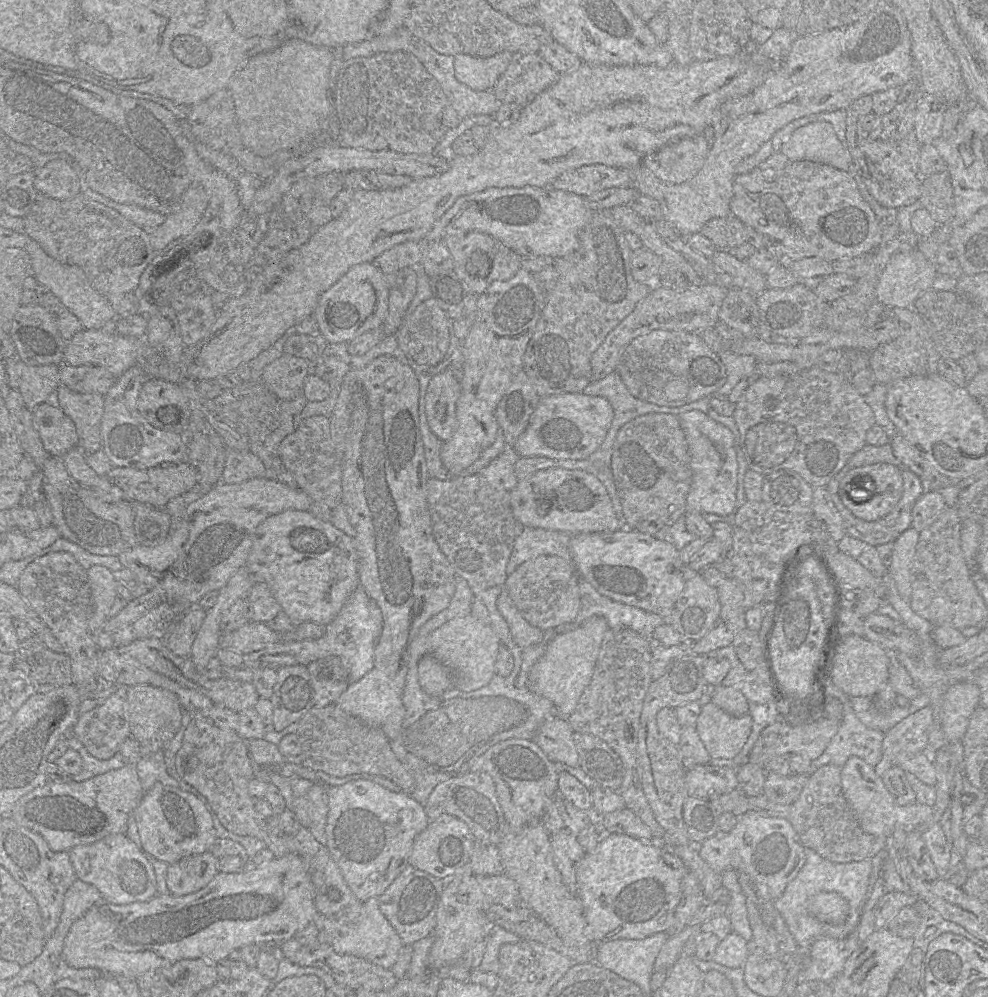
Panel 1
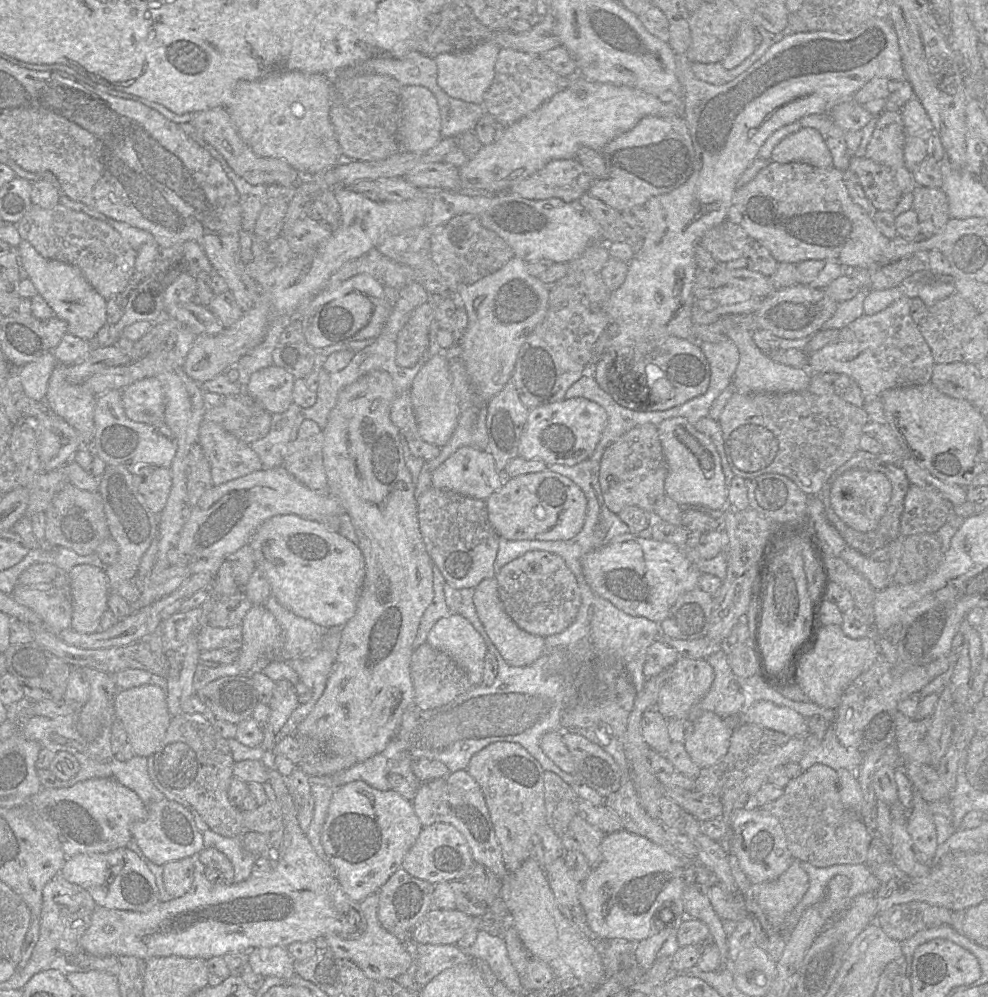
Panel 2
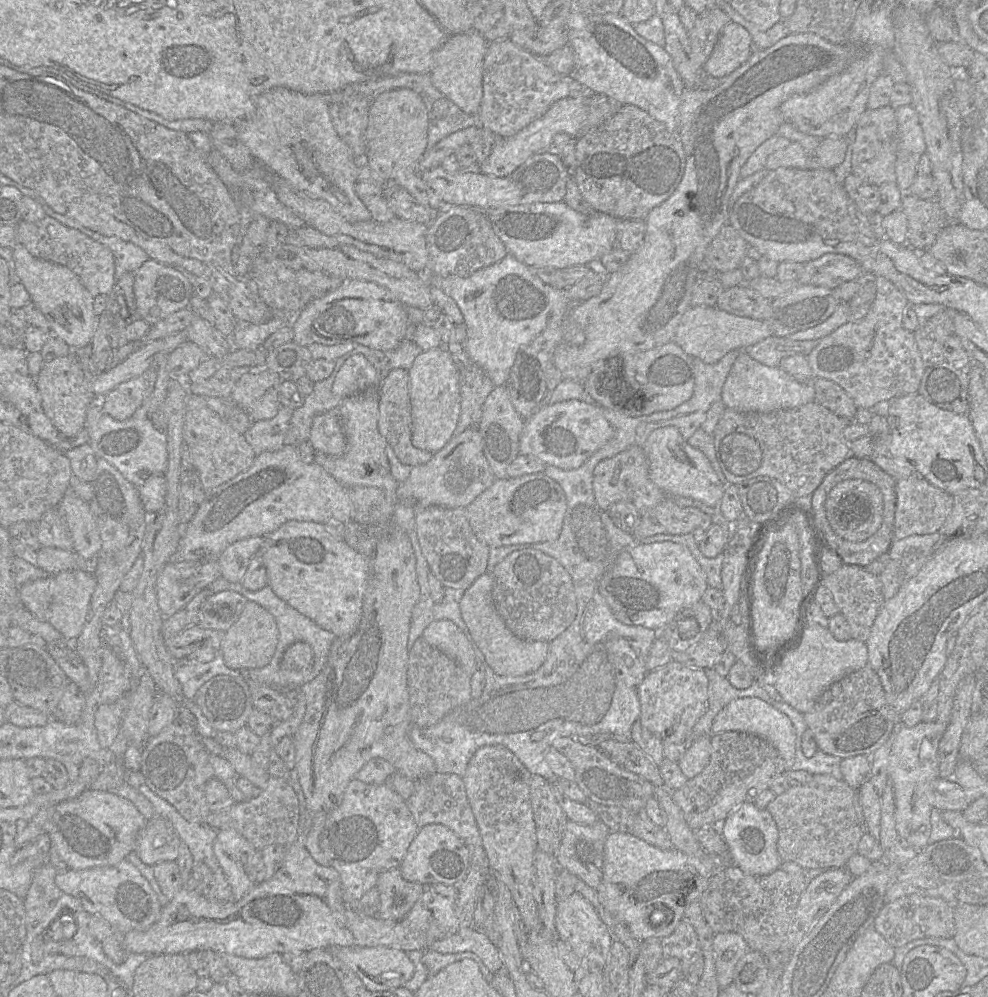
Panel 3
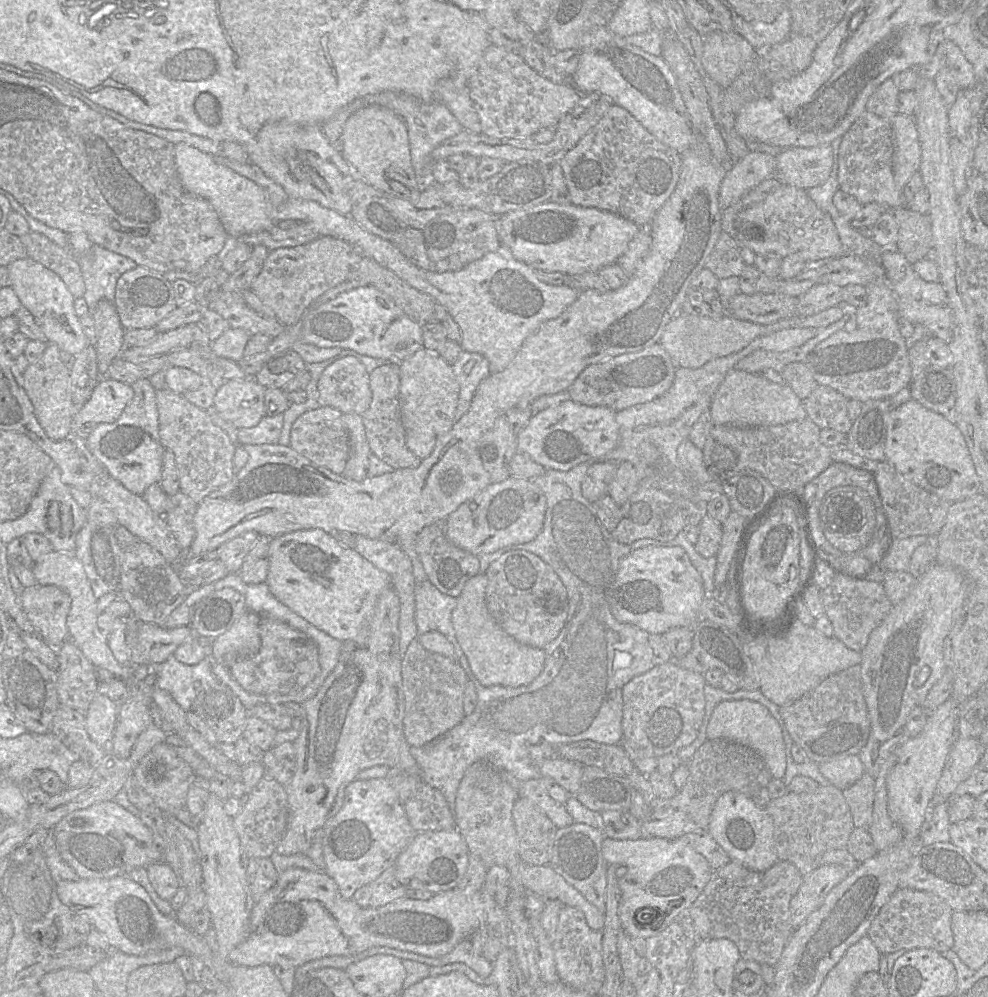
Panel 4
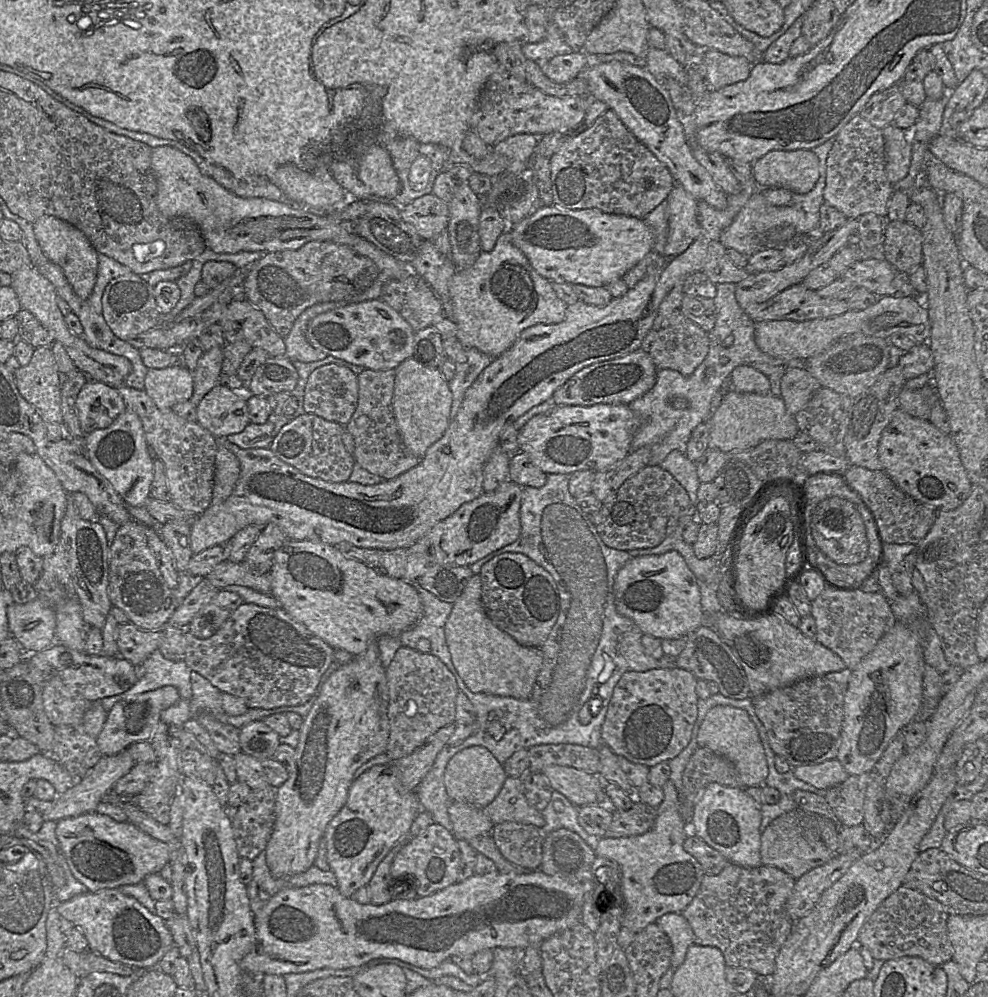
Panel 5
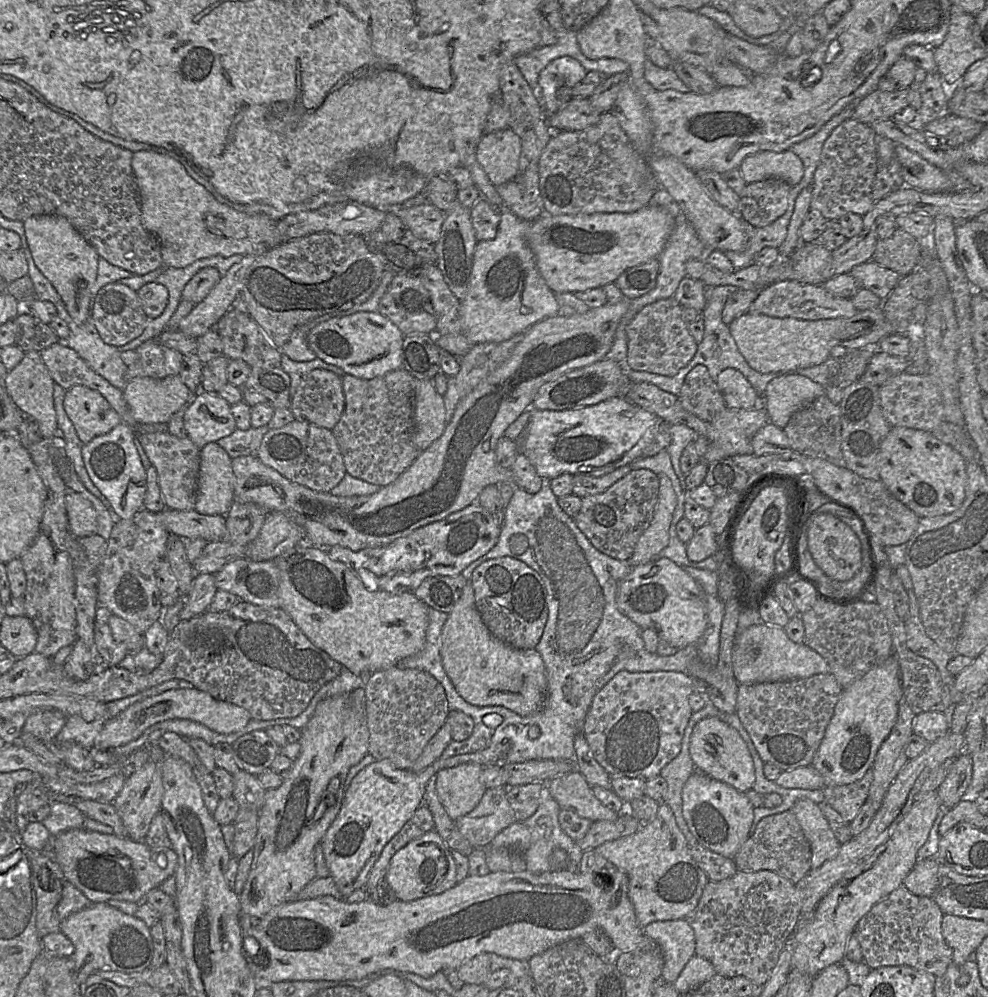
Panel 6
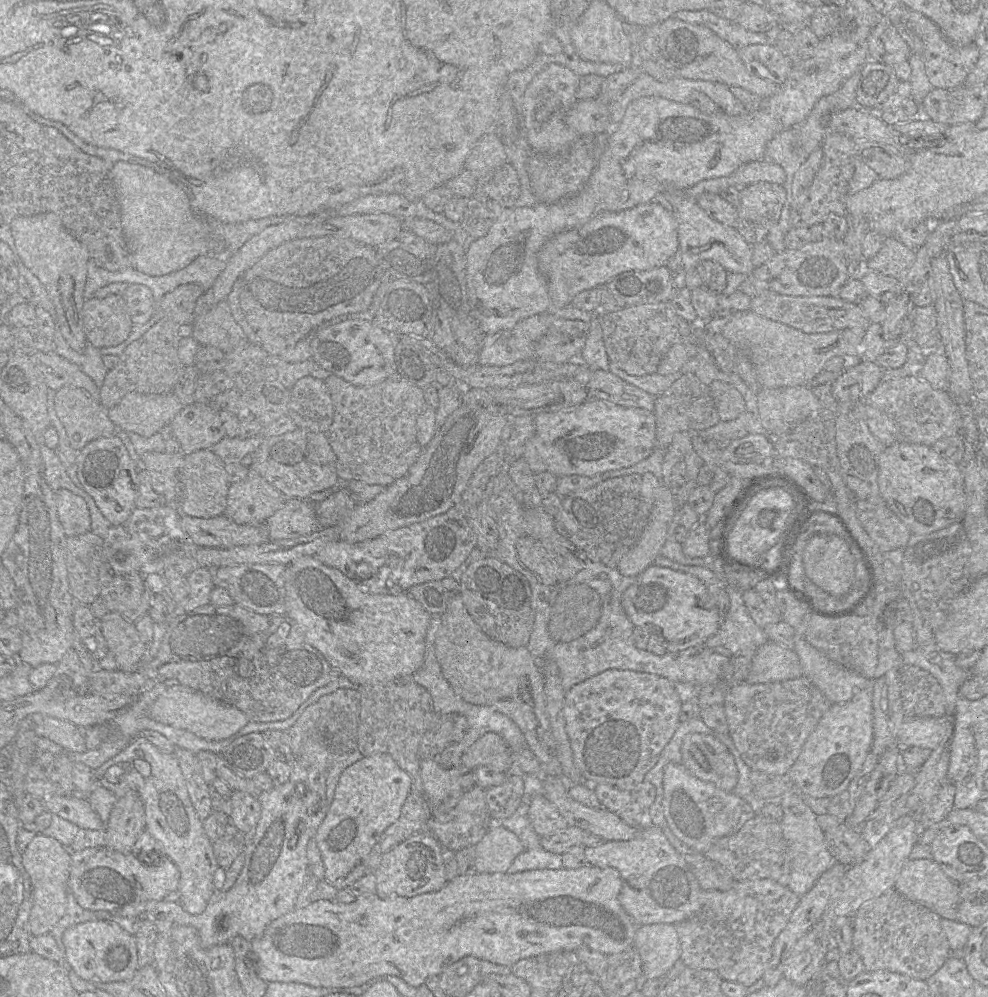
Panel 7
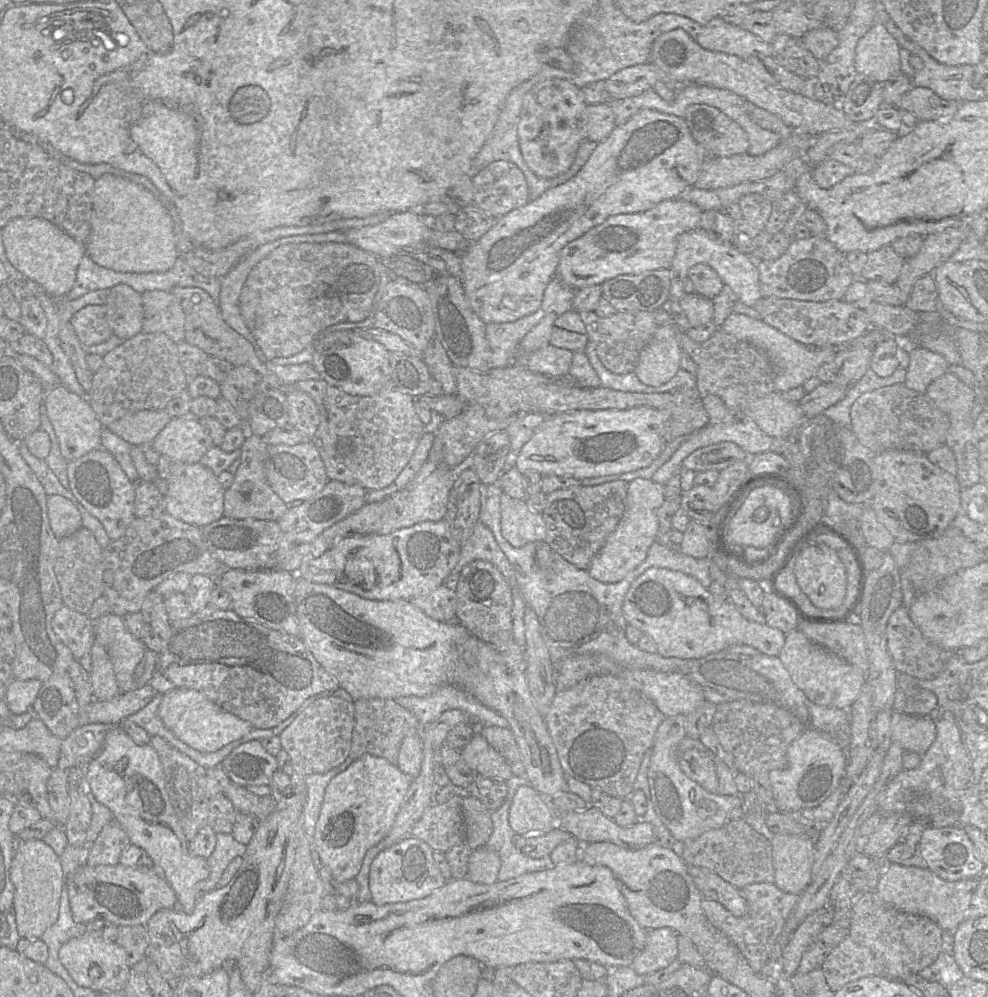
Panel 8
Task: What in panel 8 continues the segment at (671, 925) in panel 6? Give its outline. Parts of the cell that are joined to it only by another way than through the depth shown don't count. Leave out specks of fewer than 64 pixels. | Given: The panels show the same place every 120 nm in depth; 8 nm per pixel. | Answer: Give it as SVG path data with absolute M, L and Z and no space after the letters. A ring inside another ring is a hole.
M671 928L647 930L643 950L634 958L631 967L646 976L670 965L678 956L678 934Z

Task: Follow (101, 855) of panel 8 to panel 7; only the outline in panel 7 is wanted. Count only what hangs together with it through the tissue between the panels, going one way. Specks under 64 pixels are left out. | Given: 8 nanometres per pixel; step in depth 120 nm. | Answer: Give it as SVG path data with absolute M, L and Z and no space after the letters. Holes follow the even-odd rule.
M132 790L117 801L106 823L106 846L129 853L145 830L145 809L139 794Z

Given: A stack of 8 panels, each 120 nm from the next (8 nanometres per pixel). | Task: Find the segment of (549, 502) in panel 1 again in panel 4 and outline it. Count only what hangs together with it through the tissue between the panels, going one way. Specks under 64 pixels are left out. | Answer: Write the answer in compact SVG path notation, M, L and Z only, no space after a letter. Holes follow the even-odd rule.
M509 477L500 483L490 483L483 491L463 503L444 521L445 534L455 546L481 557L514 544L525 544L534 540L543 528L546 498L533 480Z

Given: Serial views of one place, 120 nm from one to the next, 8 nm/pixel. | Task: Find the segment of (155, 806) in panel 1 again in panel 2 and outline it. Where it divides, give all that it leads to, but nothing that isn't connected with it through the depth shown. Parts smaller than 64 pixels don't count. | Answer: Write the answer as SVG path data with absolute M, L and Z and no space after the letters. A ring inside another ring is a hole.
M164 798L147 807L148 816L145 820L132 824L131 838L148 860L163 866L171 861L197 856L204 849L203 834L198 829L190 809L179 802Z

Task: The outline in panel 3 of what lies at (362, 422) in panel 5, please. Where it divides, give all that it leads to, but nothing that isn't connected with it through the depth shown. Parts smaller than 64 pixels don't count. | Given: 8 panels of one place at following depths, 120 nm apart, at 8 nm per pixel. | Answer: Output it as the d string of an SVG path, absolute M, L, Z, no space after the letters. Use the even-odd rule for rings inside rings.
M404 369L391 370L380 382L379 393L379 418L378 431L393 449L399 461L407 466L415 467L427 463L433 453L413 446L411 403L409 396L409 376Z

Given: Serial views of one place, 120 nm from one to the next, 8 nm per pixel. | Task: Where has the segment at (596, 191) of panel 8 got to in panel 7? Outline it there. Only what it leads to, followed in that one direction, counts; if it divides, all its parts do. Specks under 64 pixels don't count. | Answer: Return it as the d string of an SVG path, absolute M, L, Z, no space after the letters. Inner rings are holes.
M836 32L832 35L829 35L819 41L818 46L811 57L800 62L792 63L792 69L788 78L784 83L779 85L780 88L774 95L770 96L769 98L764 98L762 104L757 110L746 113L742 116L730 116L723 111L714 114L705 114L689 103L677 103L658 96L646 96L634 100L629 104L621 122L613 126L609 131L606 147L599 157L593 173L591 174L584 187L577 194L556 203L538 203L530 207L506 208L501 206L494 200L486 201L486 206L493 213L493 224L485 236L473 239L466 251L466 287L468 293L468 301L471 307L471 315L476 319L484 334L487 335L494 334L502 330L511 329L517 323L525 319L548 312L551 308L551 300L548 292L548 282L545 276L539 270L538 254L543 245L549 239L561 232L578 228L602 213L612 213L622 210L628 210L638 205L652 202L658 194L667 192L668 190L687 190L702 180L730 176L735 173L742 165L748 162L764 159L767 144L776 134L802 124L810 115L811 111L820 98L836 92L849 77L851 77L855 72L861 70L861 68L868 60L869 58L866 42L857 42L856 40L851 39L851 37L846 36L843 32Z

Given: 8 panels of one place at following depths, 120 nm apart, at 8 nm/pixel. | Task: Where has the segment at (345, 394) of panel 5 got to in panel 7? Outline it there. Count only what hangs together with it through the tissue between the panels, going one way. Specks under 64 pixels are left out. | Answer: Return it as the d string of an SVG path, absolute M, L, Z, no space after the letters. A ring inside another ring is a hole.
M307 376L290 389L287 416L297 428L326 433L333 422L334 405L323 380Z

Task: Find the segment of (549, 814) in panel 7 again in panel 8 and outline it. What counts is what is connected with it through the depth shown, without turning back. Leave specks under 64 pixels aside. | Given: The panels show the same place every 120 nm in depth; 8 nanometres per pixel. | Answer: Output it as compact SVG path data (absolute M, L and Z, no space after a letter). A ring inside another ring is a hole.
M521 785L517 789L508 819L517 835L546 833L558 823L551 799L539 794L532 785Z

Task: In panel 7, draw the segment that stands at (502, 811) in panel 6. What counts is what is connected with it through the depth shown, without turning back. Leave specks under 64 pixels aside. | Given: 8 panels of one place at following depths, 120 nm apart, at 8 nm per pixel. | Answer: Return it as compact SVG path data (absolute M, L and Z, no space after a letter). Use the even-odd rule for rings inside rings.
M486 789L464 791L457 805L448 812L431 814L427 830L443 848L458 851L474 847L492 827L486 802Z

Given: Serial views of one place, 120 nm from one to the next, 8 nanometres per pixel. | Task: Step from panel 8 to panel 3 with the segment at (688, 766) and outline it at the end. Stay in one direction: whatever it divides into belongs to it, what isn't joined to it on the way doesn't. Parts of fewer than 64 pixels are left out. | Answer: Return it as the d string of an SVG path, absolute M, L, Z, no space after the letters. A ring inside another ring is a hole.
M743 697L732 700L715 716L711 734L727 731L748 732L768 740L784 760L786 771L793 766L796 755L796 732L791 719L758 697Z

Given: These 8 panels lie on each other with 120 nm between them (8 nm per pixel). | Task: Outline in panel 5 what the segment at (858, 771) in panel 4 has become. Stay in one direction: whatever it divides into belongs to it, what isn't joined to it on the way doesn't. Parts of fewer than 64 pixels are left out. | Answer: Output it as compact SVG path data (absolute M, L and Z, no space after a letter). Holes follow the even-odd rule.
M837 758L819 764L795 767L793 772L797 779L817 789L829 789L844 782L850 776Z

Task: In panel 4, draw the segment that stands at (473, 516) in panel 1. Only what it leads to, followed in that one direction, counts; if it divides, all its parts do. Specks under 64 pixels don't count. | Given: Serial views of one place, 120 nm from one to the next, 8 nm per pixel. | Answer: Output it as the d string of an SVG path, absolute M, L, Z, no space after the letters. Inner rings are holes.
M444 522L423 528L416 538L416 552L427 575L427 580L441 593L458 598L465 584L480 572L479 557L455 546L445 534Z

